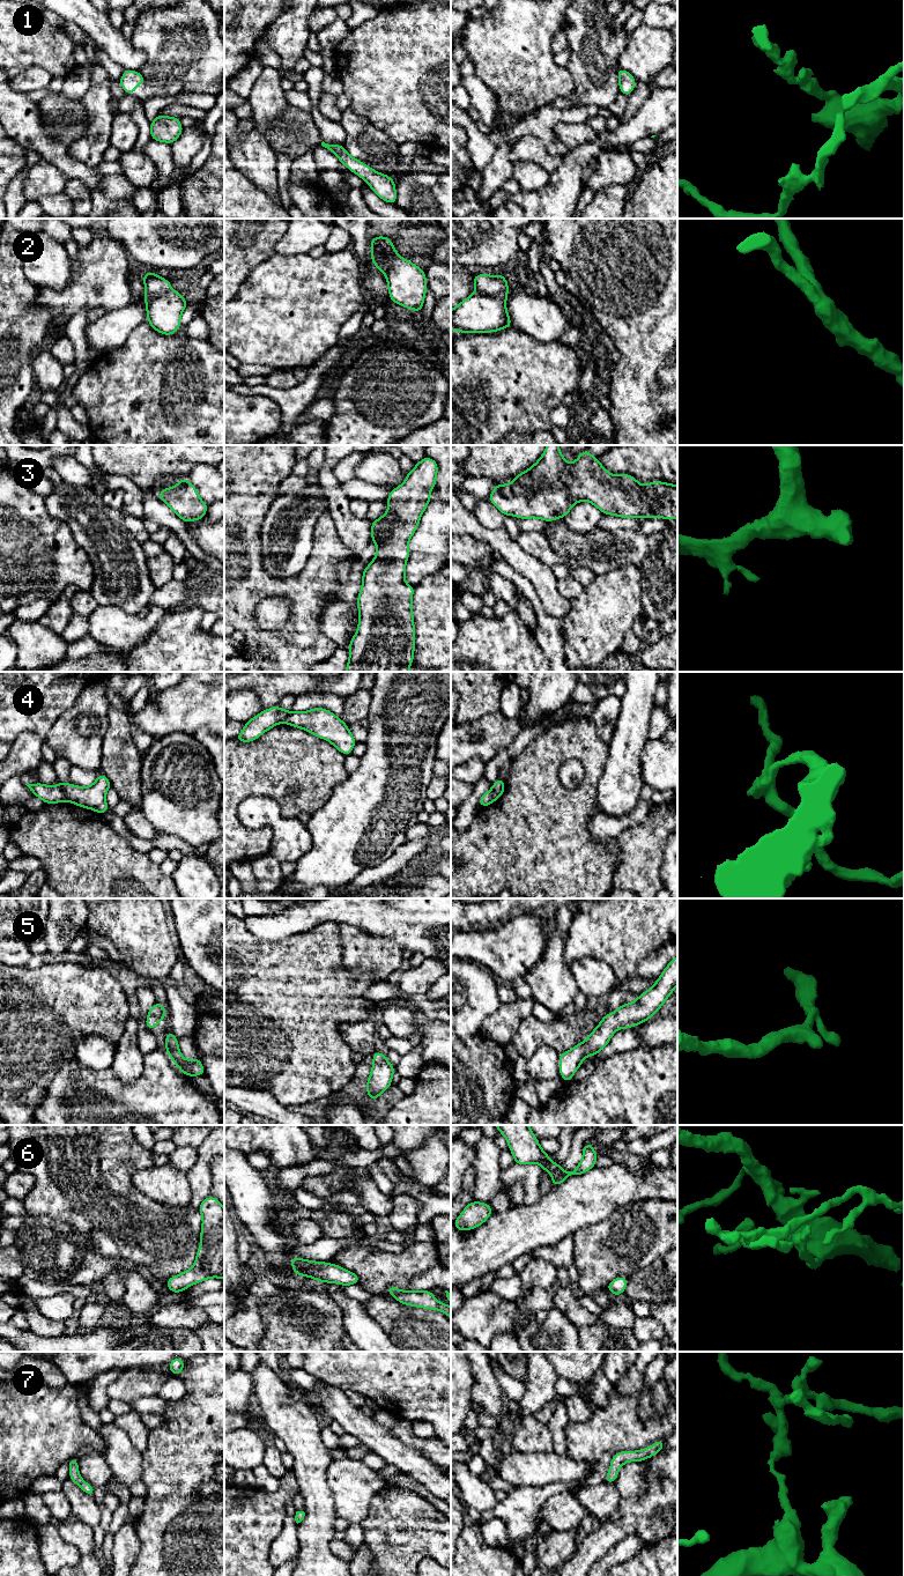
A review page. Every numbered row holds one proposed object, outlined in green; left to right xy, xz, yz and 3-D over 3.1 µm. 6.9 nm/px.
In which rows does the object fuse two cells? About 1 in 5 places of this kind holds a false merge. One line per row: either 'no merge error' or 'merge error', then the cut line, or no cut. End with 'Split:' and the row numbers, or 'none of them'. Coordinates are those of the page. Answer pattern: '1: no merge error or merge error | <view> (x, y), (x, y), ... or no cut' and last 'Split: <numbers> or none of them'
1: no merge error | no cut
2: no merge error | no cut
3: no merge error | no cut
4: merge error | xy (58, 785), (68, 800)
5: no merge error | no cut
6: no merge error | no cut
7: no merge error | no cut
Split: 4

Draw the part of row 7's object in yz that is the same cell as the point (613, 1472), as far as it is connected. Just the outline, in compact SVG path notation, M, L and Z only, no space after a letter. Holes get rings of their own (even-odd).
M657 1440L657 1442L649 1446L647 1449L636 1451L621 1451L615 1453L610 1460L610 1467L606 1475L605 1482L615 1483L618 1475L618 1468L623 1464L628 1462L643 1462L645 1459L649 1459L652 1456L659 1453L665 1446L665 1443L666 1441L664 1440Z

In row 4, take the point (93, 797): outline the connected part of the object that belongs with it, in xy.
M103 772L99 774L94 784L87 787L76 786L60 780L58 786L62 790L64 796L69 802L82 808L94 809L96 813L103 815L109 812L105 796L111 787L111 782Z

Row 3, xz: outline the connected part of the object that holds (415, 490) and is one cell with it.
M425 456L408 472L405 482L390 491L387 512L371 521L371 541L377 545L377 553L362 575L357 597L360 622L348 648L350 656L346 672L409 672L415 649L412 607L415 587L405 582L406 562L410 555L408 543L428 508L437 473L437 461Z

